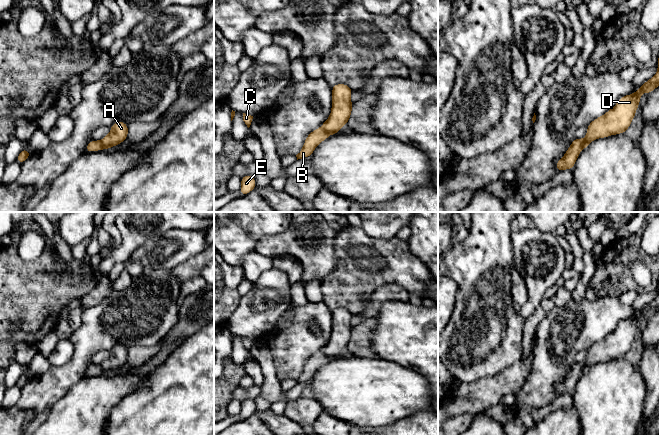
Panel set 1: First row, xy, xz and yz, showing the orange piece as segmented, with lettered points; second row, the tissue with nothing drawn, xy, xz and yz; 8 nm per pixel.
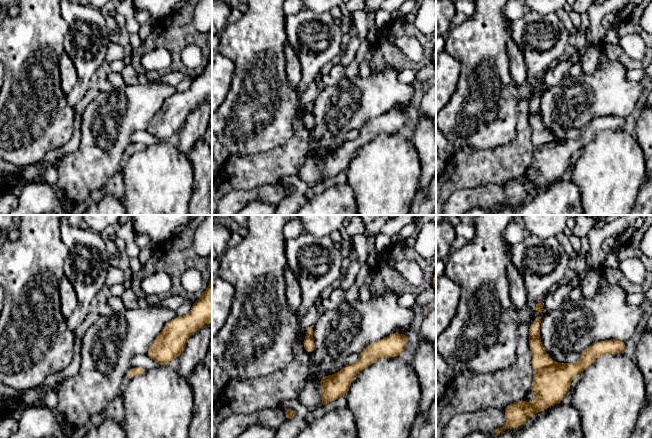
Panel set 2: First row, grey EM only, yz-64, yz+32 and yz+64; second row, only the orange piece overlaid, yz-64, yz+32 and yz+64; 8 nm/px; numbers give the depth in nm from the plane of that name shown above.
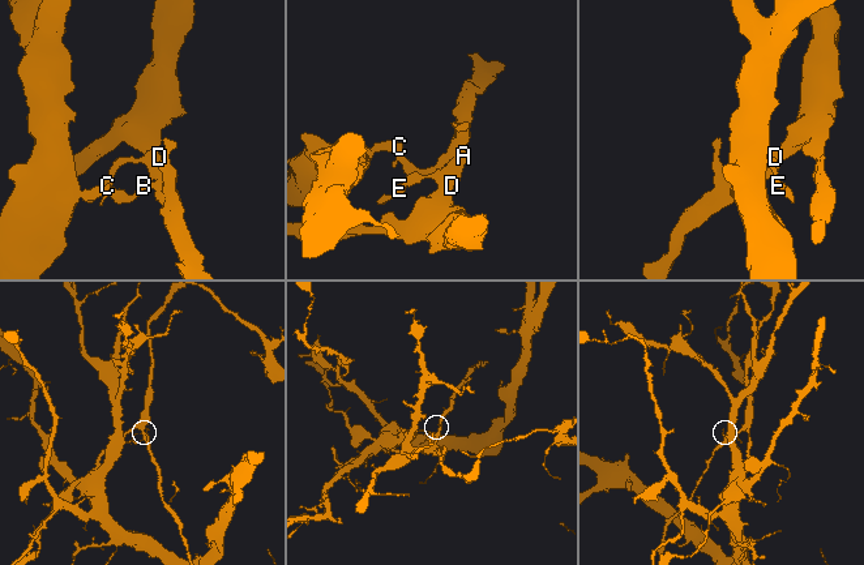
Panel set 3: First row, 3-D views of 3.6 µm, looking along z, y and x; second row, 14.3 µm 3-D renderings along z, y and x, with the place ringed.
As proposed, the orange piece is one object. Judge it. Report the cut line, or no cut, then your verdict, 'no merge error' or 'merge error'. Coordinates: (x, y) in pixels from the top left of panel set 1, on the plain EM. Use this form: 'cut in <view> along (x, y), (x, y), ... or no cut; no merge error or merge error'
cut in xz along (321, 351), (328, 359); merge error

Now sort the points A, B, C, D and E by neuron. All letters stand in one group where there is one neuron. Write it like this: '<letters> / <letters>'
A D E / B C

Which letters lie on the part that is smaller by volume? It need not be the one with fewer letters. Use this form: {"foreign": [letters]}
{"foreign": ["A", "D", "E"]}

